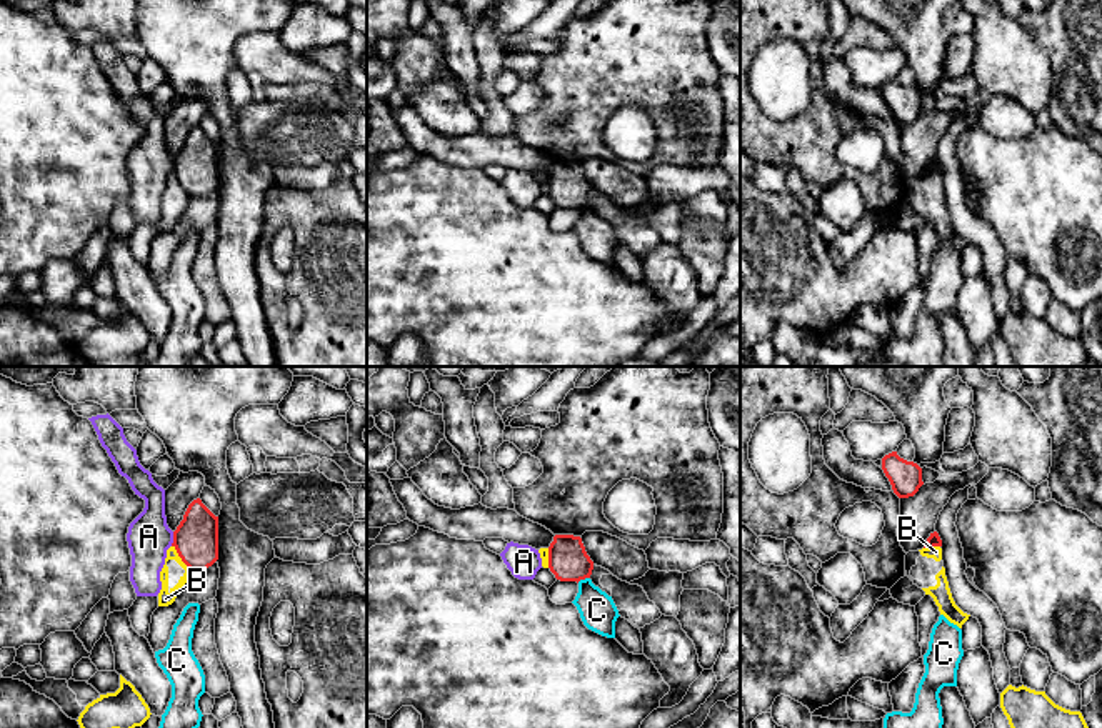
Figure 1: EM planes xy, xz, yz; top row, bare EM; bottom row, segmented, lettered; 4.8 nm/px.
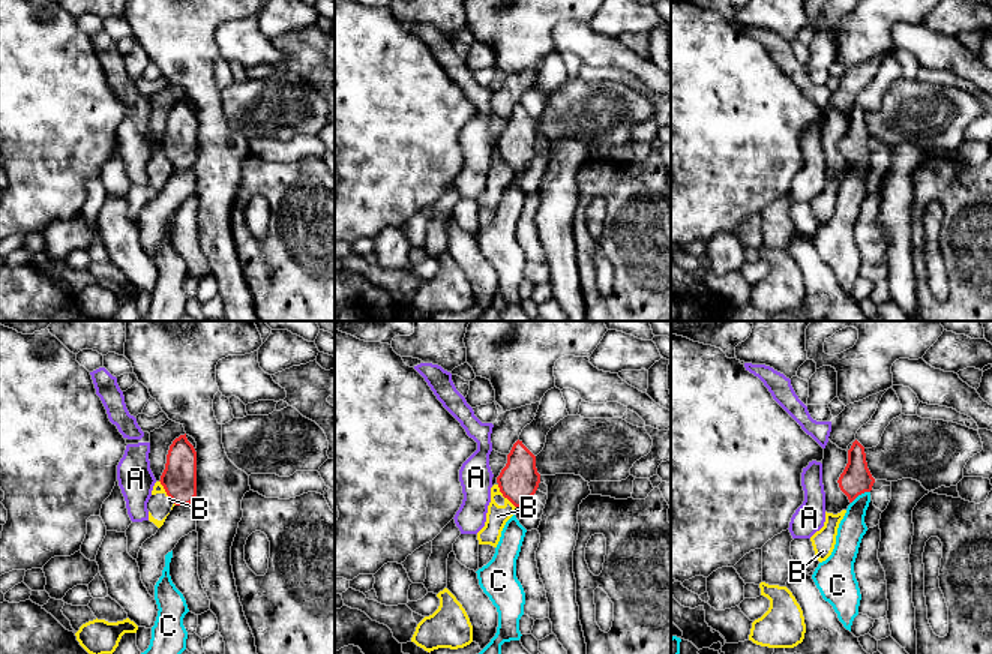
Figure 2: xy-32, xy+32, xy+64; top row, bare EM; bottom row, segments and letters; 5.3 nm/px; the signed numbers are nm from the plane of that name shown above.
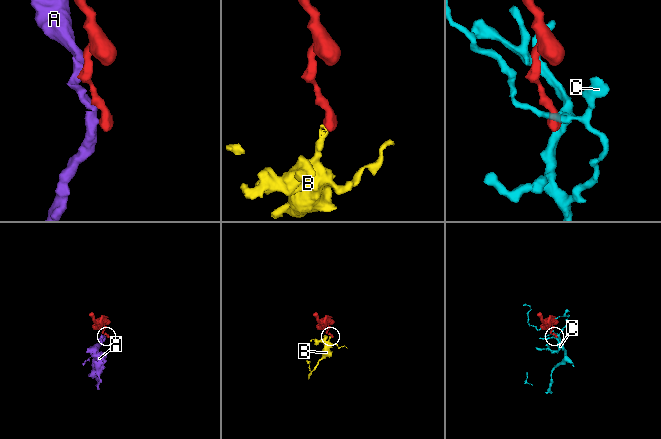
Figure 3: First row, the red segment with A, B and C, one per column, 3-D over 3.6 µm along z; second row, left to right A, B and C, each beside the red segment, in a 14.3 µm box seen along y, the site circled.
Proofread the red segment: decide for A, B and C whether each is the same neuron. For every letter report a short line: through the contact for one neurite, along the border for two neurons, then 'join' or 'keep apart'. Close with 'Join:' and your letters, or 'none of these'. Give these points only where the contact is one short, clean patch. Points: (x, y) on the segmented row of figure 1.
A: line xy (174, 532), (170, 545); keep apart
B: line xy (172, 545), (192, 570); keep apart
C: line xz (589, 577), (577, 582); keep apart
Join: none of these

